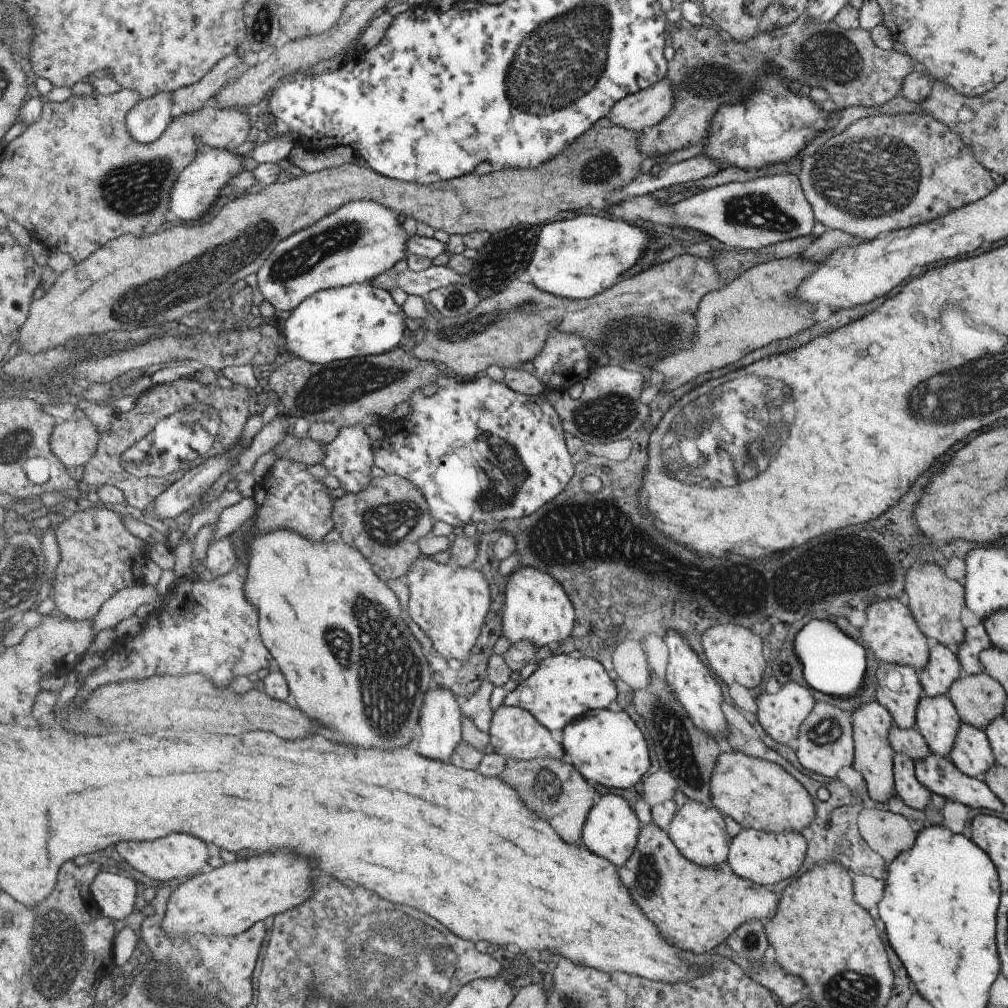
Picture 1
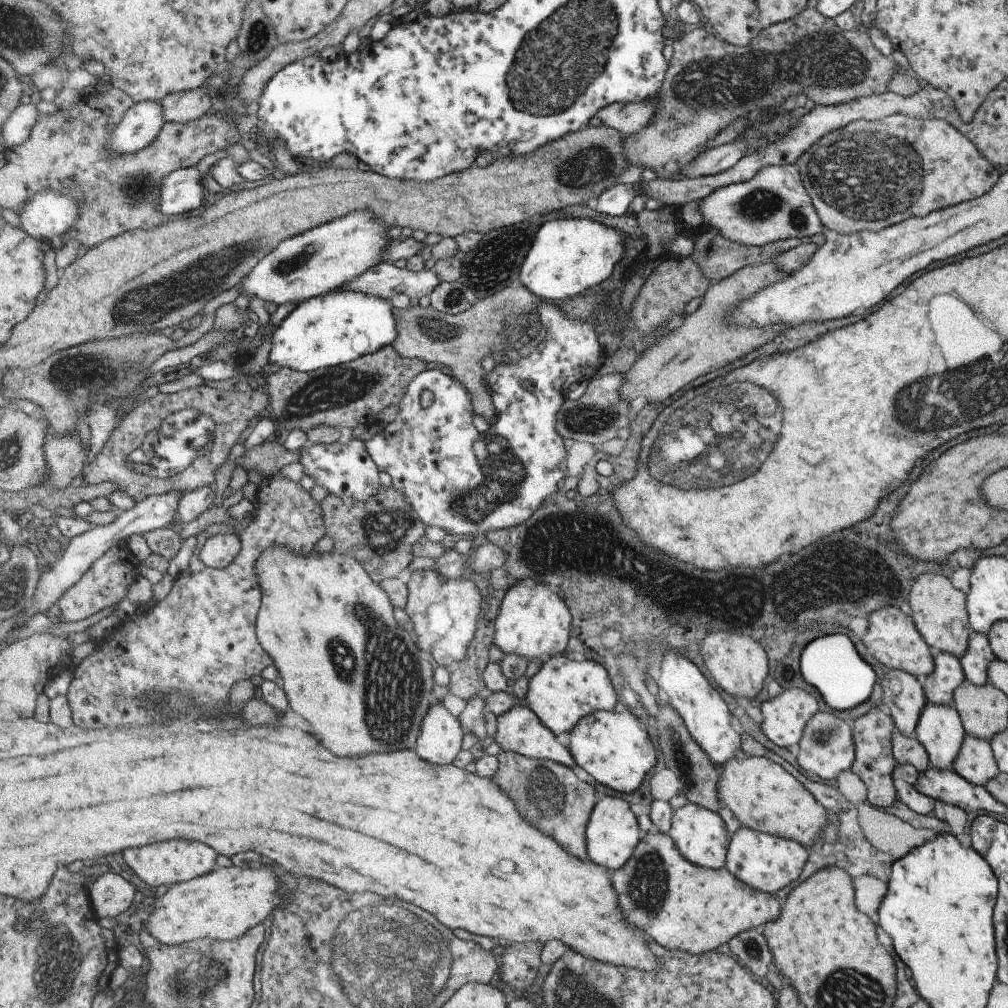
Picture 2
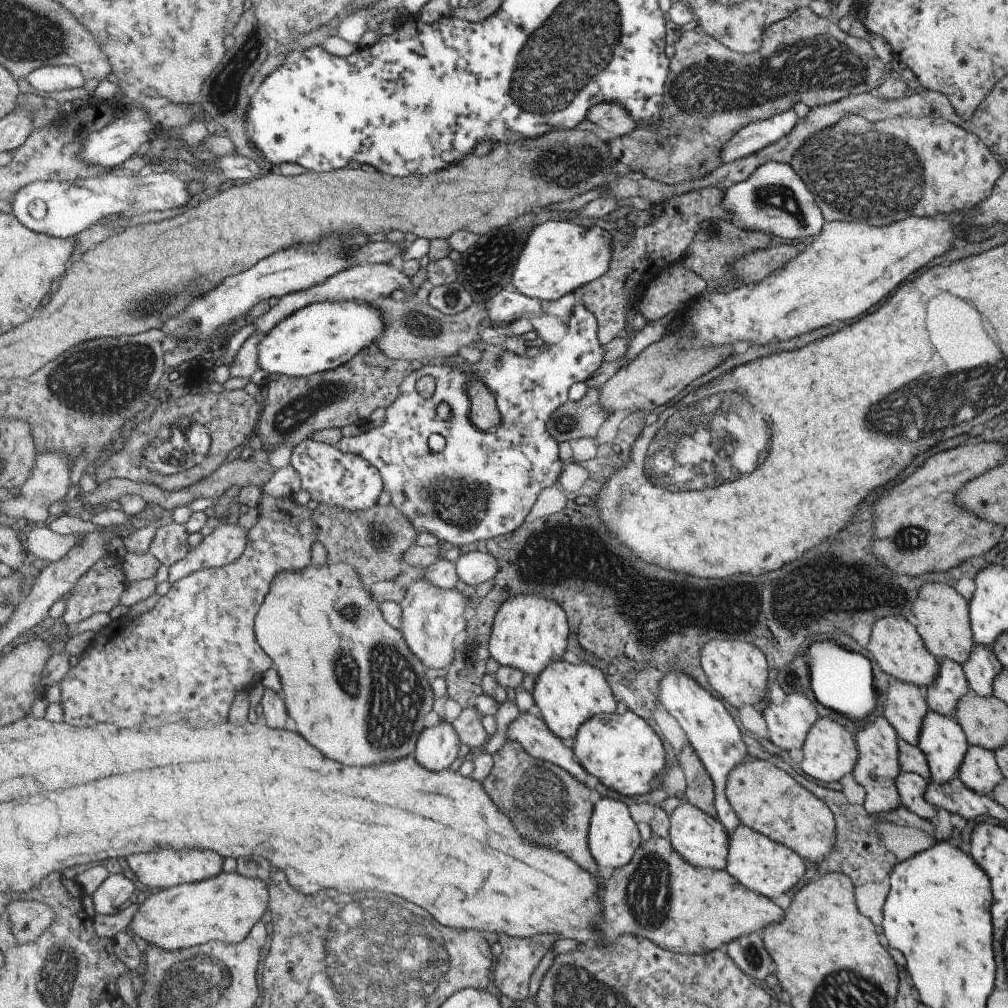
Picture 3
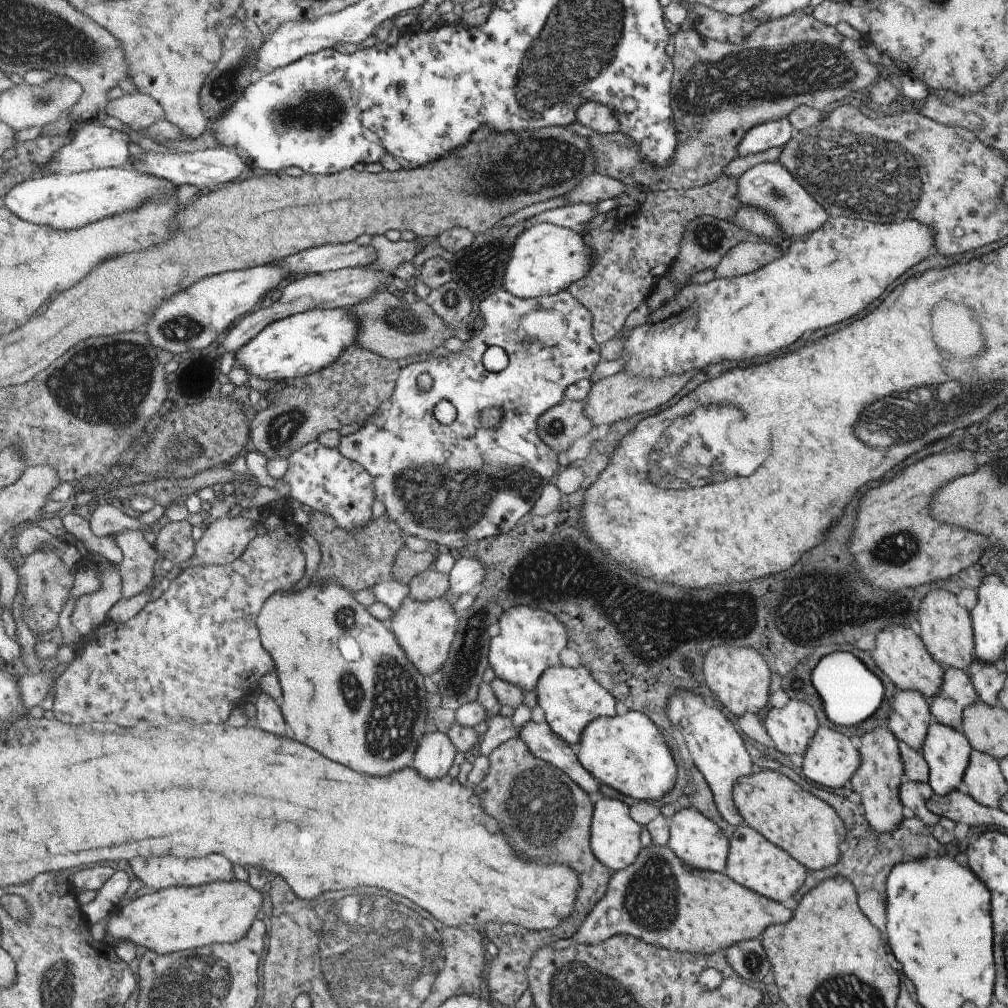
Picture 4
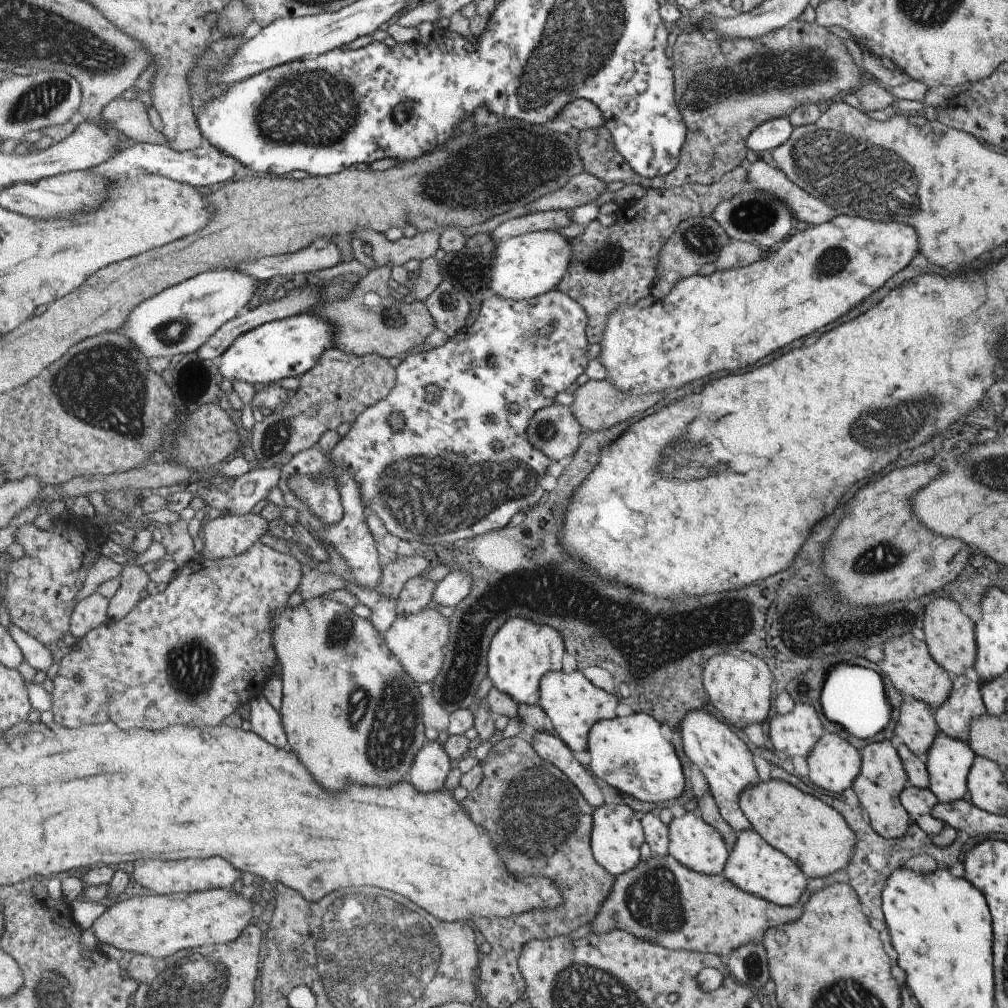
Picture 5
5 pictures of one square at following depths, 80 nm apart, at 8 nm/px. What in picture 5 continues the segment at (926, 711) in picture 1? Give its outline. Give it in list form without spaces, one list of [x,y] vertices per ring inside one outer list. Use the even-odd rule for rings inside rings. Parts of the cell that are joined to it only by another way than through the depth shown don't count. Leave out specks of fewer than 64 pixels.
[[[937,732],[926,750],[923,761],[928,772],[928,789],[939,803],[967,797],[966,776],[974,752],[962,740]]]

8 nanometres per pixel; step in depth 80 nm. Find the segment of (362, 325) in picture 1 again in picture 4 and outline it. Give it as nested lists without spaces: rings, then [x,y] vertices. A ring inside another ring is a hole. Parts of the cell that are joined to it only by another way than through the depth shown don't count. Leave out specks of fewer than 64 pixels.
[[[325,307],[297,313],[265,327],[254,339],[237,351],[234,366],[242,364],[249,371],[249,375],[278,382],[287,380],[287,378],[308,377],[336,363],[347,349],[357,344],[361,328],[360,318],[351,308]]]

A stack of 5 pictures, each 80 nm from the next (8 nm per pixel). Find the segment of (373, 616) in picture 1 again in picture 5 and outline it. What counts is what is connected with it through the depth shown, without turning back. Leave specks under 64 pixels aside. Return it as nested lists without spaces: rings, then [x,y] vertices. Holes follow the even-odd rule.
[[[321,595],[312,599],[302,600],[302,603],[297,607],[283,607],[280,610],[280,613],[275,611],[272,614],[272,643],[275,646],[275,650],[278,656],[278,660],[280,663],[280,676],[284,686],[284,697],[282,700],[282,707],[280,713],[282,714],[282,718],[285,720],[285,730],[289,730],[289,742],[291,742],[291,748],[297,752],[297,754],[301,754],[301,758],[305,758],[305,762],[309,762],[309,766],[313,766],[313,774],[317,774],[317,780],[327,788],[327,790],[343,790],[345,786],[347,786],[347,782],[349,780],[355,780],[355,782],[361,782],[361,784],[371,784],[371,786],[391,786],[393,782],[400,783],[403,781],[411,780],[411,769],[413,763],[416,761],[417,755],[420,753],[420,750],[426,745],[427,738],[425,737],[425,724],[424,724],[424,714],[422,702],[424,701],[424,696],[421,694],[421,690],[419,690],[419,683],[404,669],[404,664],[400,661],[400,658],[390,649],[388,642],[385,638],[381,638],[381,634],[384,636],[384,633],[379,632],[373,624],[371,624],[371,620],[366,618],[361,618],[361,616],[357,616],[355,612],[353,612],[353,608],[349,608],[349,606],[345,606],[345,604],[341,604],[341,602],[337,602],[337,600],[332,600],[331,598],[327,598],[325,595]]]

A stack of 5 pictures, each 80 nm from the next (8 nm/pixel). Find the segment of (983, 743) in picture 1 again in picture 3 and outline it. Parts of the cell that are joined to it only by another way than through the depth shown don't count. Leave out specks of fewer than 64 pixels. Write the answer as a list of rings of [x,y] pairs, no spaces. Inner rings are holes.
[[[969,744],[955,776],[967,788],[989,796],[992,788],[1003,778],[993,751]]]

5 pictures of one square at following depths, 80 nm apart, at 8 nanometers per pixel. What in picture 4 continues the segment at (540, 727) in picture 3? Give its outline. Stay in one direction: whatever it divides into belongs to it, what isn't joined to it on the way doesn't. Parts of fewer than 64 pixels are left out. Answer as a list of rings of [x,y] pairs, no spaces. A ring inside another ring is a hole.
[[[546,720],[541,723],[527,721],[519,728],[519,736],[537,758],[545,759],[564,770],[587,794],[597,790],[597,782],[584,768],[581,768],[573,748],[552,729]]]

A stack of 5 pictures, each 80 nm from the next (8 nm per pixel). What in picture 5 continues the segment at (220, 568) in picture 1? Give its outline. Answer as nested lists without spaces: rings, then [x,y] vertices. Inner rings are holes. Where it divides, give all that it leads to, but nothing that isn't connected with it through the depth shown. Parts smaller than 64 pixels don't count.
[[[227,513],[217,519],[205,519],[201,531],[204,535],[202,556],[213,560],[236,557],[251,549],[267,530],[269,530],[269,522],[259,513],[246,515]]]

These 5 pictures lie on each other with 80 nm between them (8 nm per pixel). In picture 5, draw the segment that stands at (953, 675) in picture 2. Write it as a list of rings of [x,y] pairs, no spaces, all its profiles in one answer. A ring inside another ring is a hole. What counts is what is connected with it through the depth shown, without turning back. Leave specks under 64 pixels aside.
[[[964,674],[951,677],[948,697],[932,710],[939,733],[965,742],[969,721],[986,712],[977,682]]]

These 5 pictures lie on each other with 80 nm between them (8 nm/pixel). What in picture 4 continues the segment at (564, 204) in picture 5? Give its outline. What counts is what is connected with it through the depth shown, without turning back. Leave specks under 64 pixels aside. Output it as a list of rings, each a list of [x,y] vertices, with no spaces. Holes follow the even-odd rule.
[[[593,173],[583,178],[575,190],[563,197],[567,198],[570,202],[568,204],[571,205],[575,203],[598,203],[601,200],[615,198],[615,196],[627,193],[630,188],[615,178]]]

